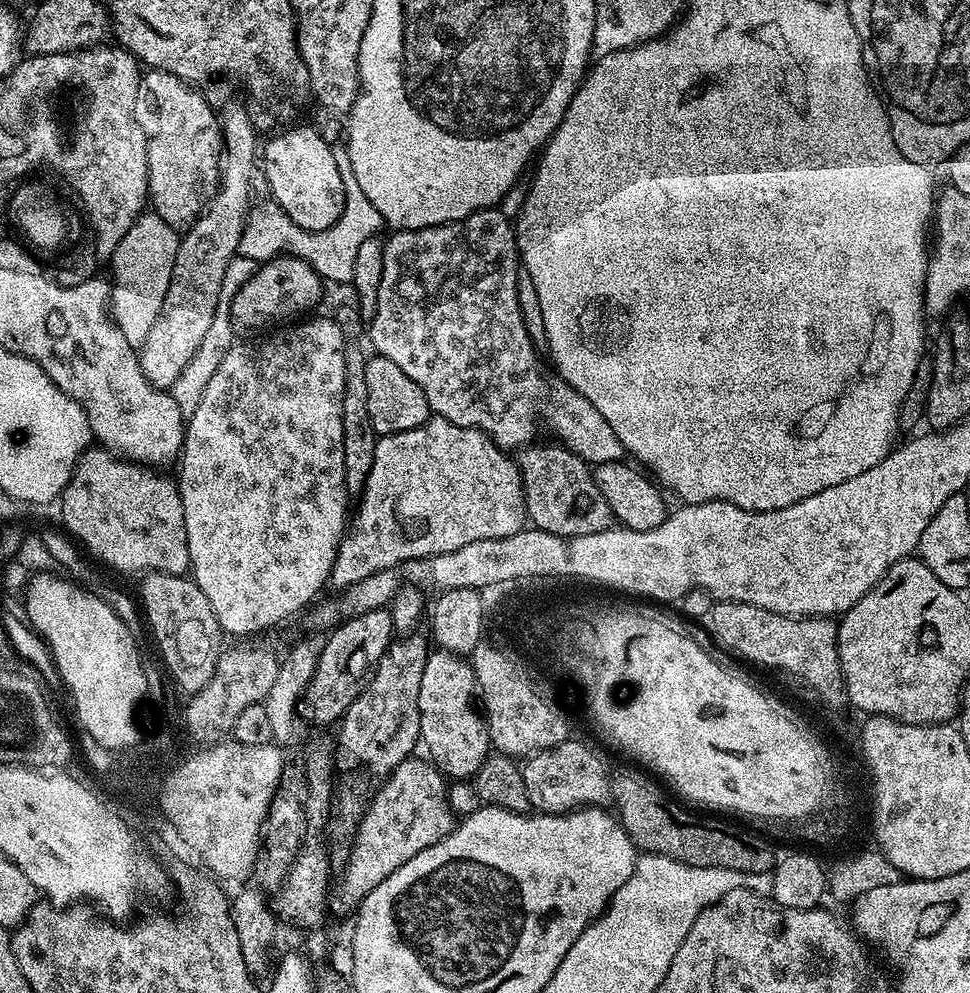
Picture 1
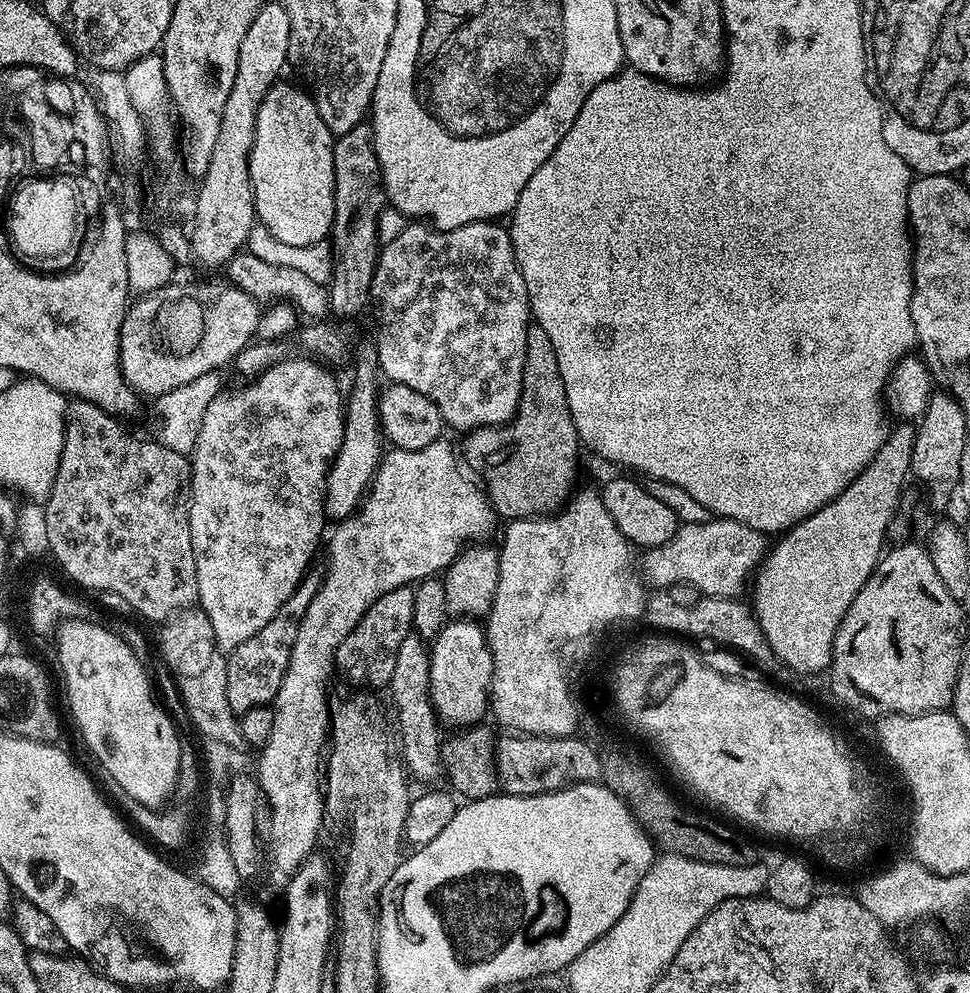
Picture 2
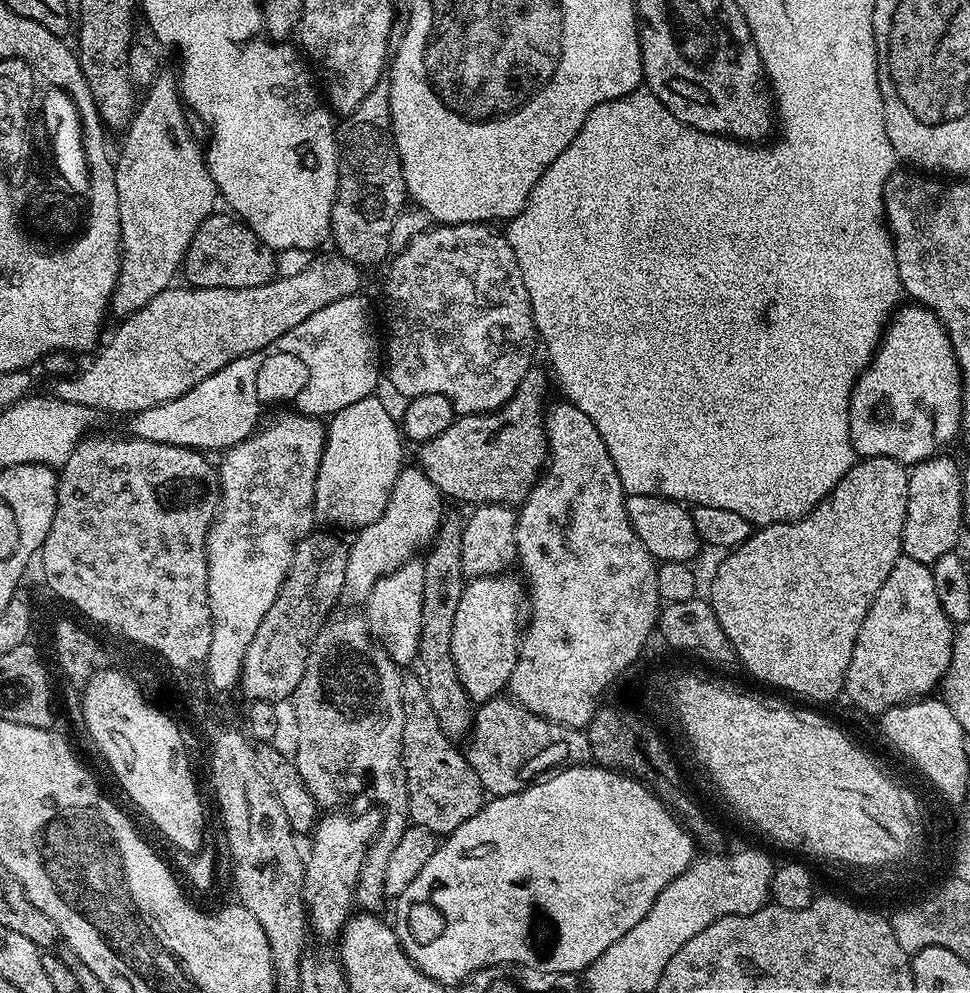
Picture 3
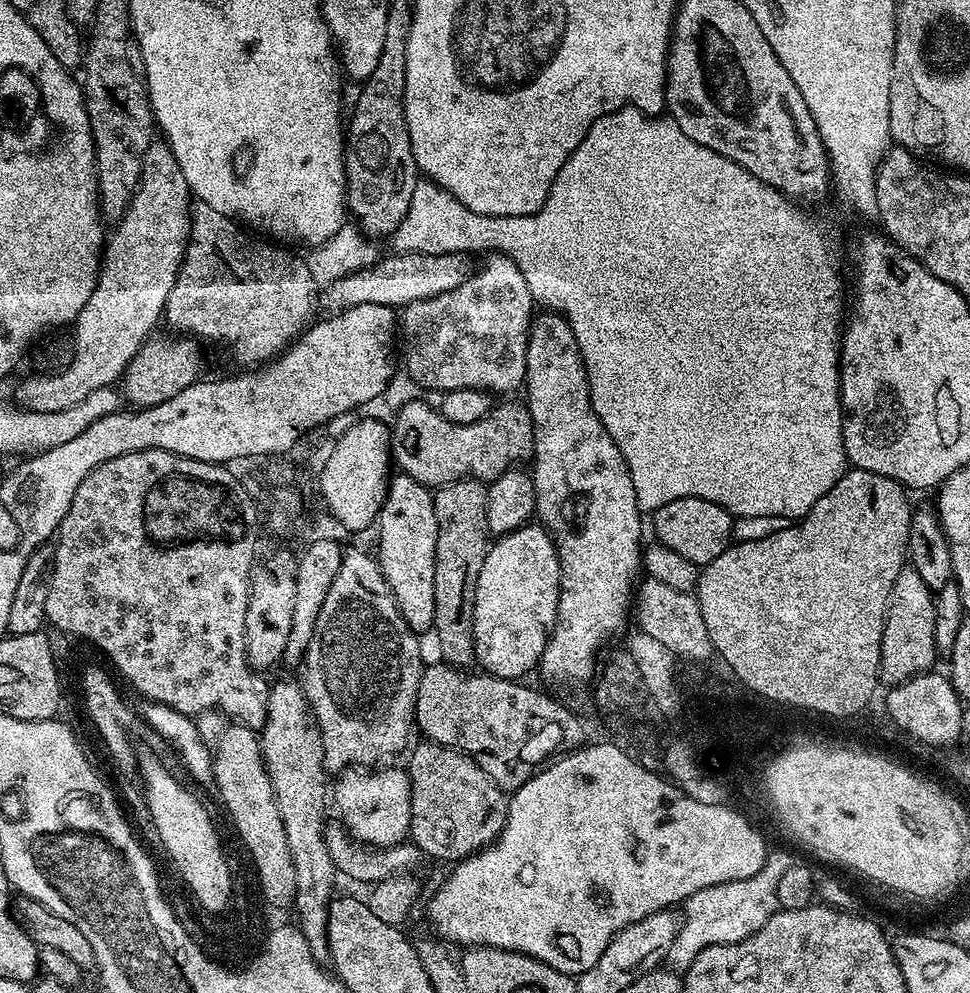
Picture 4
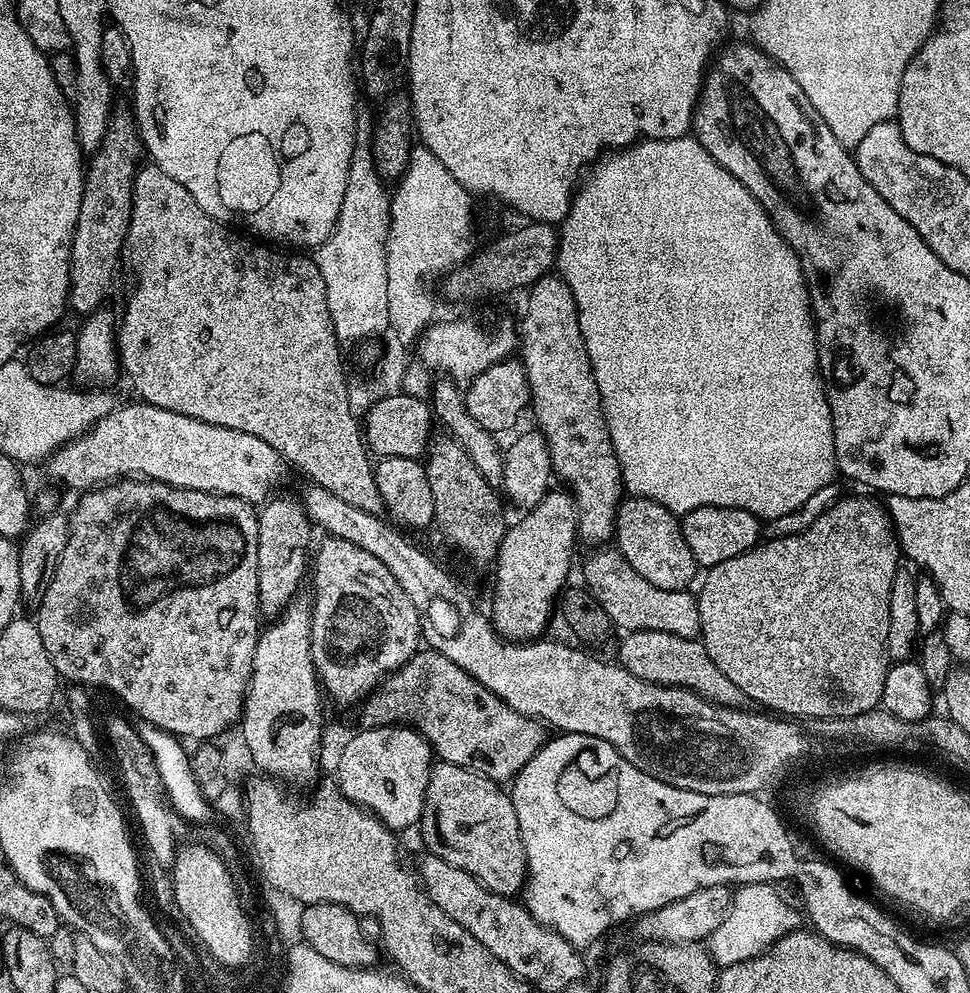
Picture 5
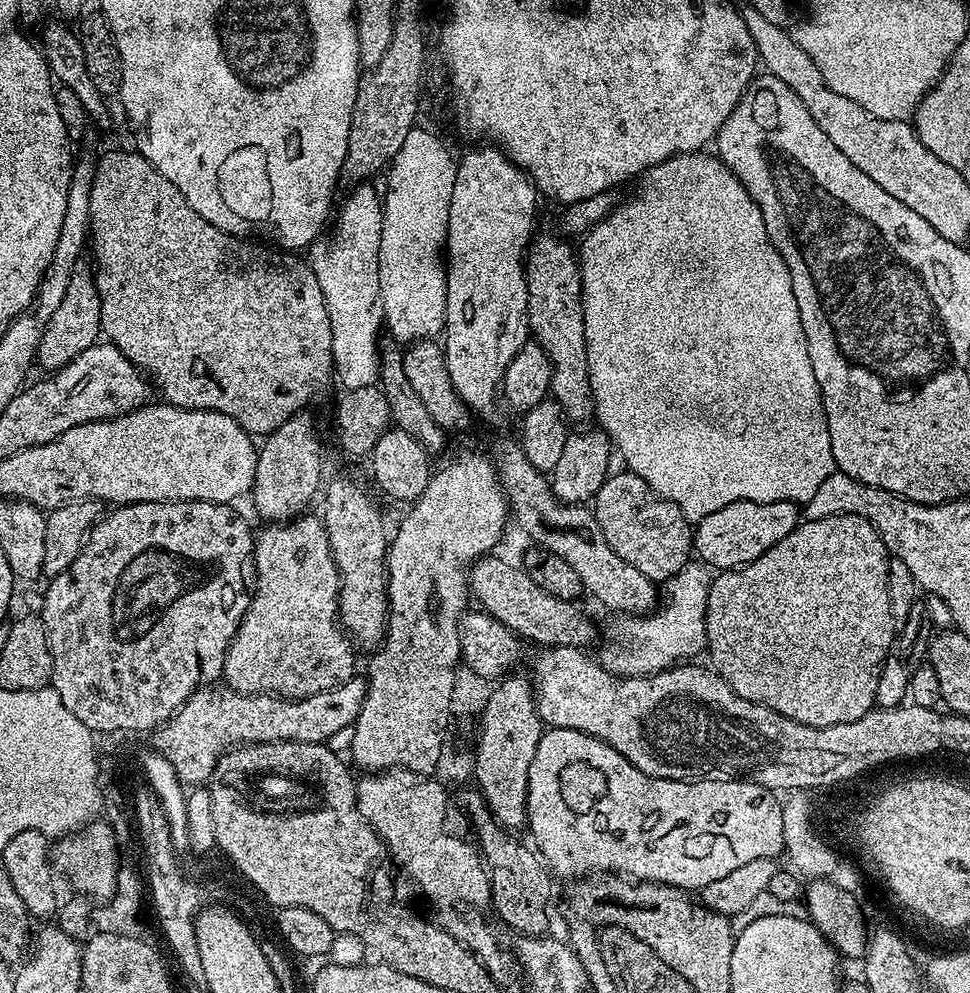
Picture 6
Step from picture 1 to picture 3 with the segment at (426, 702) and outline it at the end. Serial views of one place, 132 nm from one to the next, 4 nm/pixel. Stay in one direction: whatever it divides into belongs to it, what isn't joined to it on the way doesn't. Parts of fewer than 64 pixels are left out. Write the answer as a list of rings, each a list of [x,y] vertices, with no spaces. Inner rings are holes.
[[[512,574],[477,576],[469,579],[462,590],[462,598],[454,614],[454,630],[450,633],[450,654],[454,658],[454,666],[458,666],[458,678],[473,702],[494,700],[501,695],[507,689],[508,679],[516,665],[522,635],[520,608],[522,612],[522,601],[526,596],[521,581],[517,580]]]

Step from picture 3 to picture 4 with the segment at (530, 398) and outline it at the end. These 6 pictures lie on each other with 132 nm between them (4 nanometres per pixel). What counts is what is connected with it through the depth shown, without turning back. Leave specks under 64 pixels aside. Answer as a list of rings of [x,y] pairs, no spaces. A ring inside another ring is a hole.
[[[412,400],[400,408],[396,421],[390,424],[391,459],[401,473],[414,478],[418,483],[425,484],[429,490],[435,490],[453,480],[471,478],[481,482],[497,480],[508,468],[515,468],[521,462],[527,461],[534,446],[534,430],[532,419],[527,407],[520,404],[500,404],[493,407],[492,412],[478,422],[459,424],[450,422],[435,407],[423,404],[420,400]]]

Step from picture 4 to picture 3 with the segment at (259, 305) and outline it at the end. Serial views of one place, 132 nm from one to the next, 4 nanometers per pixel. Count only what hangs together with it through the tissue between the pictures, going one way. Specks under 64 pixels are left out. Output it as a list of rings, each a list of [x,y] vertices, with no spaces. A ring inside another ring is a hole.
[[[213,214],[208,216],[198,226],[198,230],[190,242],[188,253],[184,255],[182,276],[188,279],[185,281],[193,288],[249,288],[250,286],[265,284],[277,275],[277,253],[273,249],[267,248],[256,237],[254,230],[250,230],[243,220],[232,214],[227,215]]]

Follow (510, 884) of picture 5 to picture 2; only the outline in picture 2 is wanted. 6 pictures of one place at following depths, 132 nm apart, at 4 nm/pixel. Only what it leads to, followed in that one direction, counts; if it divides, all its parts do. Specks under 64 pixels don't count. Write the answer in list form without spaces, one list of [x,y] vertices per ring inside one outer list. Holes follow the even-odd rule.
[[[409,634],[402,640],[394,662],[394,671],[388,691],[396,710],[396,724],[402,746],[402,763],[413,781],[421,780],[424,786],[435,785],[442,776],[440,745],[442,735],[438,730],[440,720],[429,698],[429,649],[420,636]]]

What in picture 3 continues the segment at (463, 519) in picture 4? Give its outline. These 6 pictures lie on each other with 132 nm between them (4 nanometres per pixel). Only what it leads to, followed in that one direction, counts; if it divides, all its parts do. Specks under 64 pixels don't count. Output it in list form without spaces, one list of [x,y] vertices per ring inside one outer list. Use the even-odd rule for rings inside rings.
[[[445,518],[440,521],[440,529],[436,532],[436,539],[432,541],[428,554],[428,560],[423,561],[426,586],[422,586],[422,634],[418,665],[424,671],[422,681],[426,697],[438,716],[439,725],[449,740],[460,742],[472,731],[474,702],[466,694],[458,678],[458,666],[454,666],[454,658],[450,654],[454,614],[458,610],[458,602],[466,583],[462,570],[462,524],[459,519]]]

